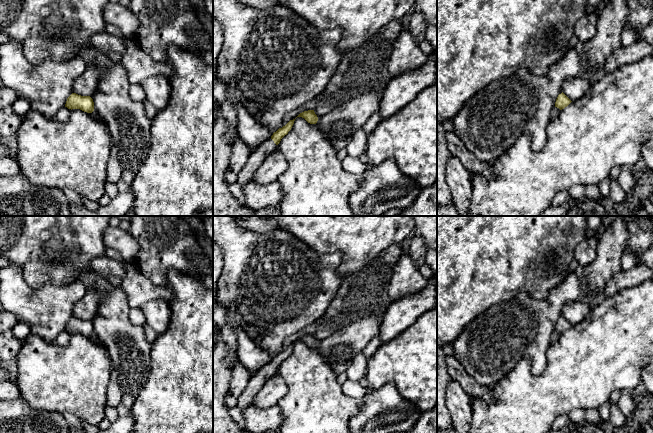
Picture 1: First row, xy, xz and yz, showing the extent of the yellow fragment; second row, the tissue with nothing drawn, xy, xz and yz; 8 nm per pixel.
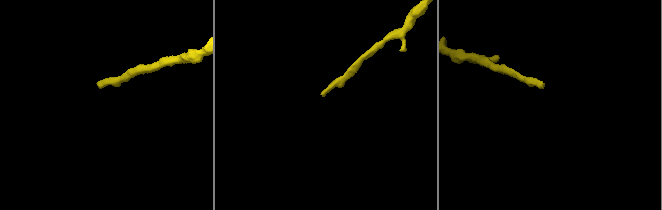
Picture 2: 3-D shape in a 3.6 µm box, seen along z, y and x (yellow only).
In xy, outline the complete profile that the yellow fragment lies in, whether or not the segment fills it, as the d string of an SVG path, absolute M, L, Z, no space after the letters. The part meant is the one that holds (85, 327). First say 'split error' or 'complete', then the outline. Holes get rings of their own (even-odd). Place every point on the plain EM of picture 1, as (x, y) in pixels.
complete; M72 317L66 325L65 331L68 333L80 333L87 337L94 335L94 326L90 320L81 320L76 317Z

